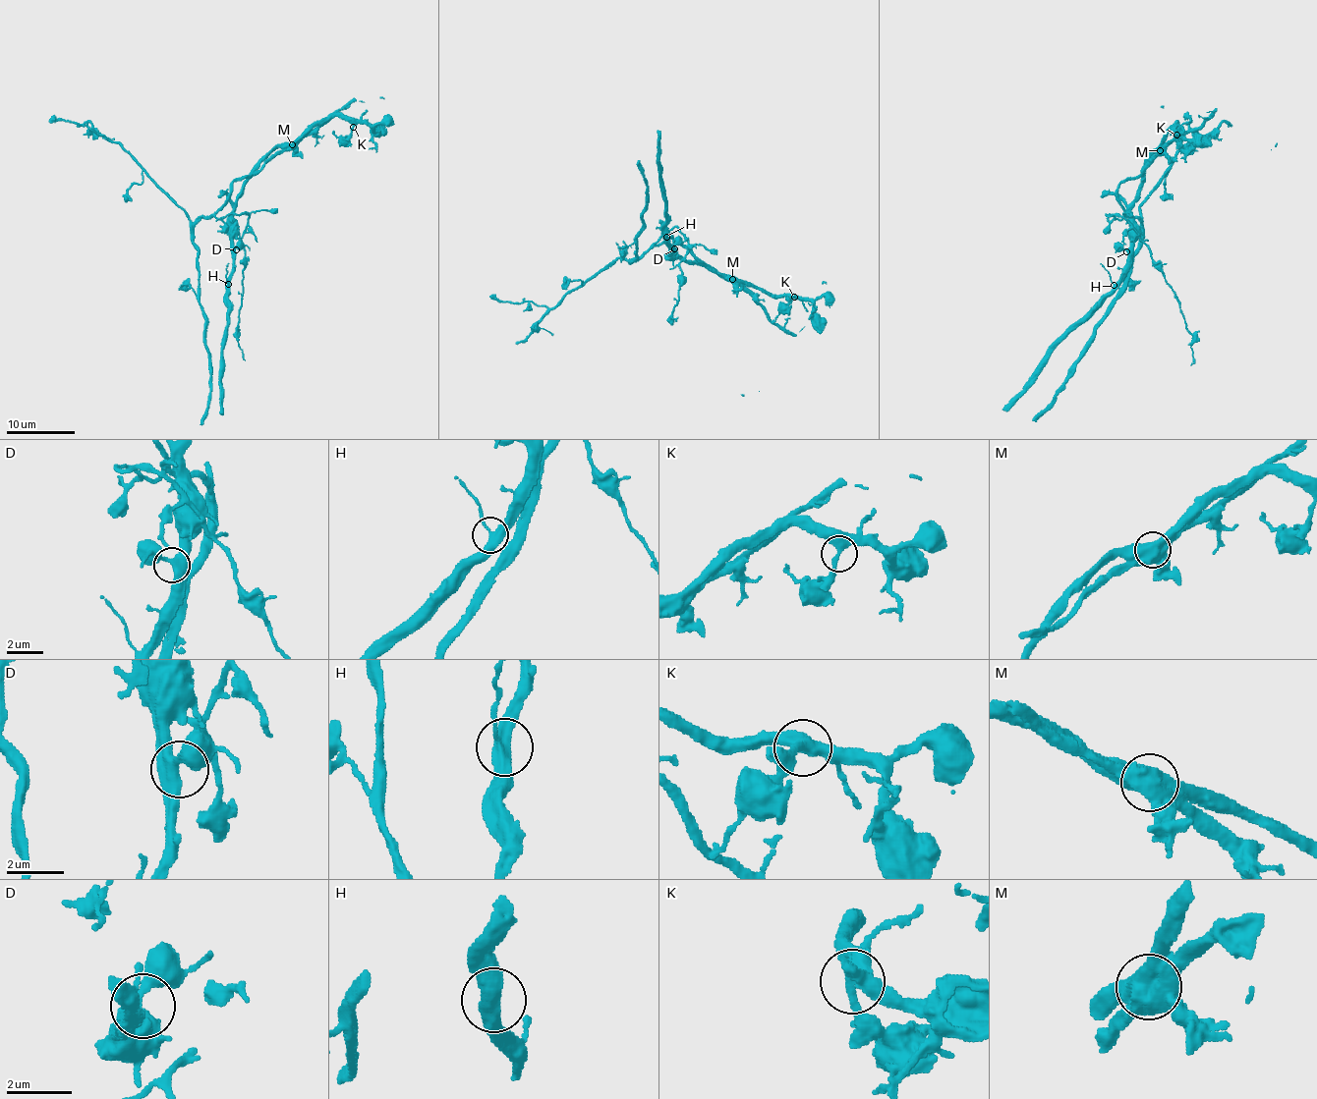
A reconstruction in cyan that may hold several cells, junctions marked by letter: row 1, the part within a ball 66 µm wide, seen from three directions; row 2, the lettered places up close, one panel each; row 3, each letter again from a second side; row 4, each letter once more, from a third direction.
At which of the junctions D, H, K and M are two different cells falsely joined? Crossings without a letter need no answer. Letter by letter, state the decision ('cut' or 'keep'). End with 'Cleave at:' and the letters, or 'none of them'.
D: keep
H: keep
K: keep
M: cut
Cleave at: M

